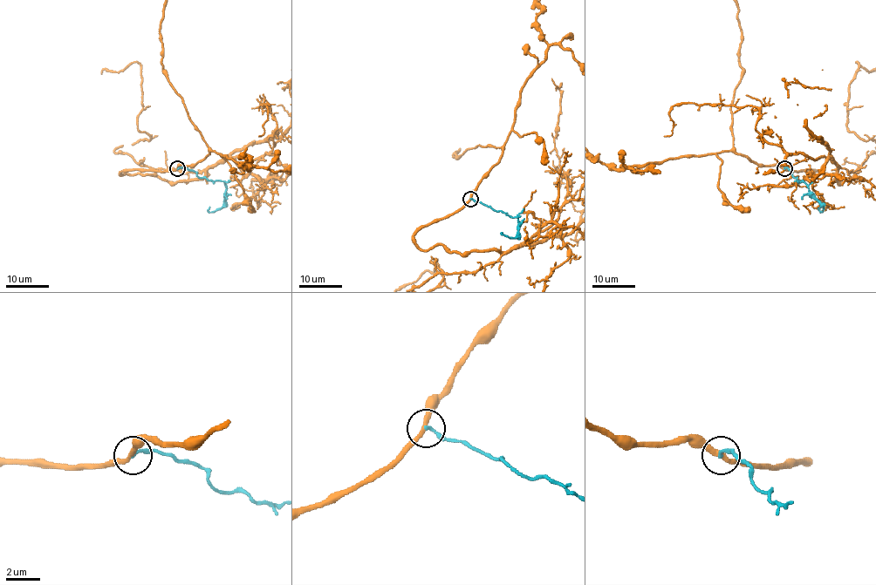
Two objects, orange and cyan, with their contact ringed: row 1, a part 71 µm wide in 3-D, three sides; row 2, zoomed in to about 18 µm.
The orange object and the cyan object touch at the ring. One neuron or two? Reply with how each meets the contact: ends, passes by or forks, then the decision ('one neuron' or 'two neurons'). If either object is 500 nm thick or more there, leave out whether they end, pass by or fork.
orange passes by; cyan ends there; two neurons

